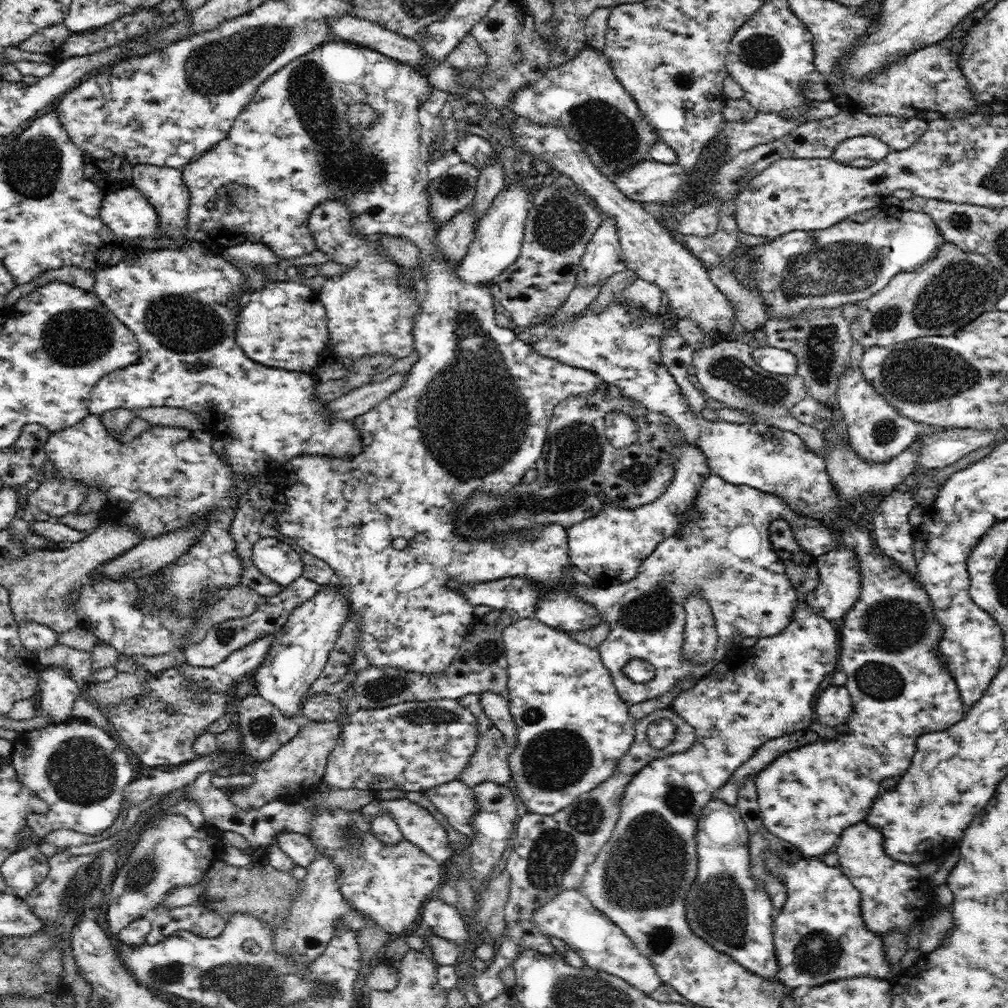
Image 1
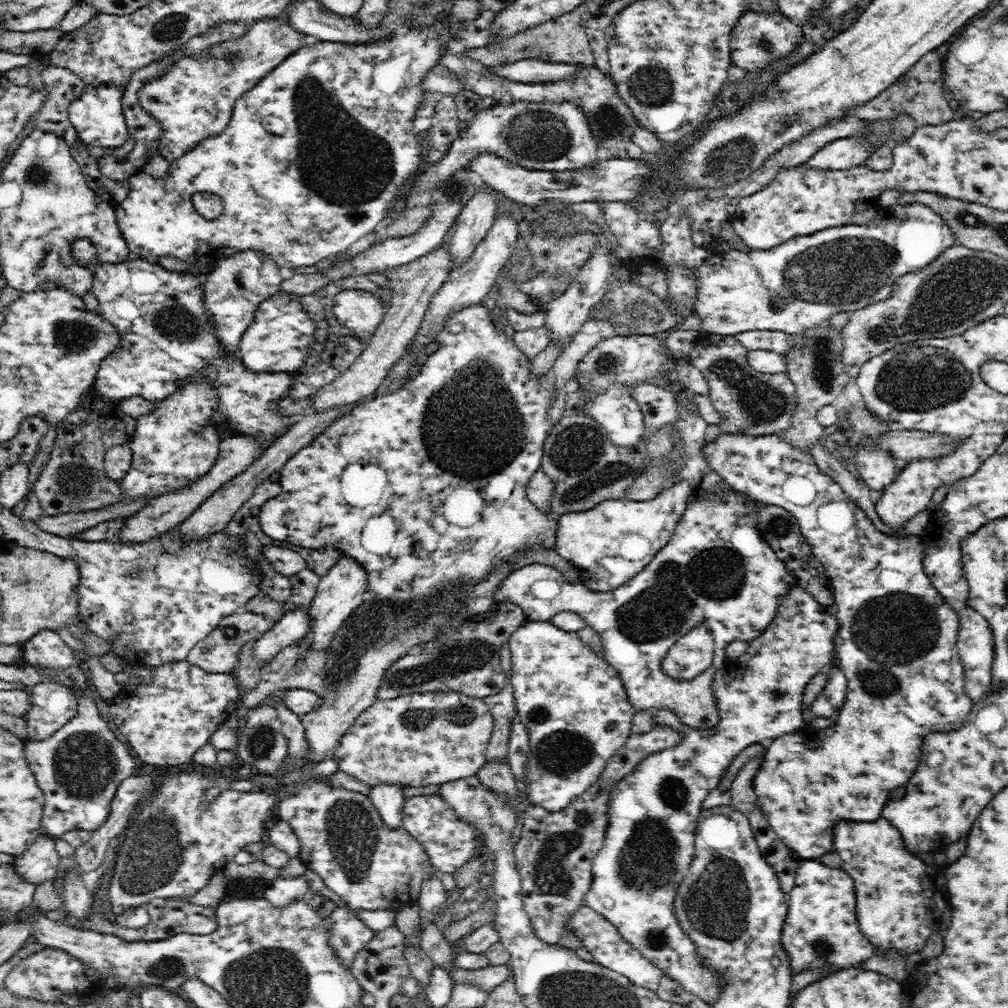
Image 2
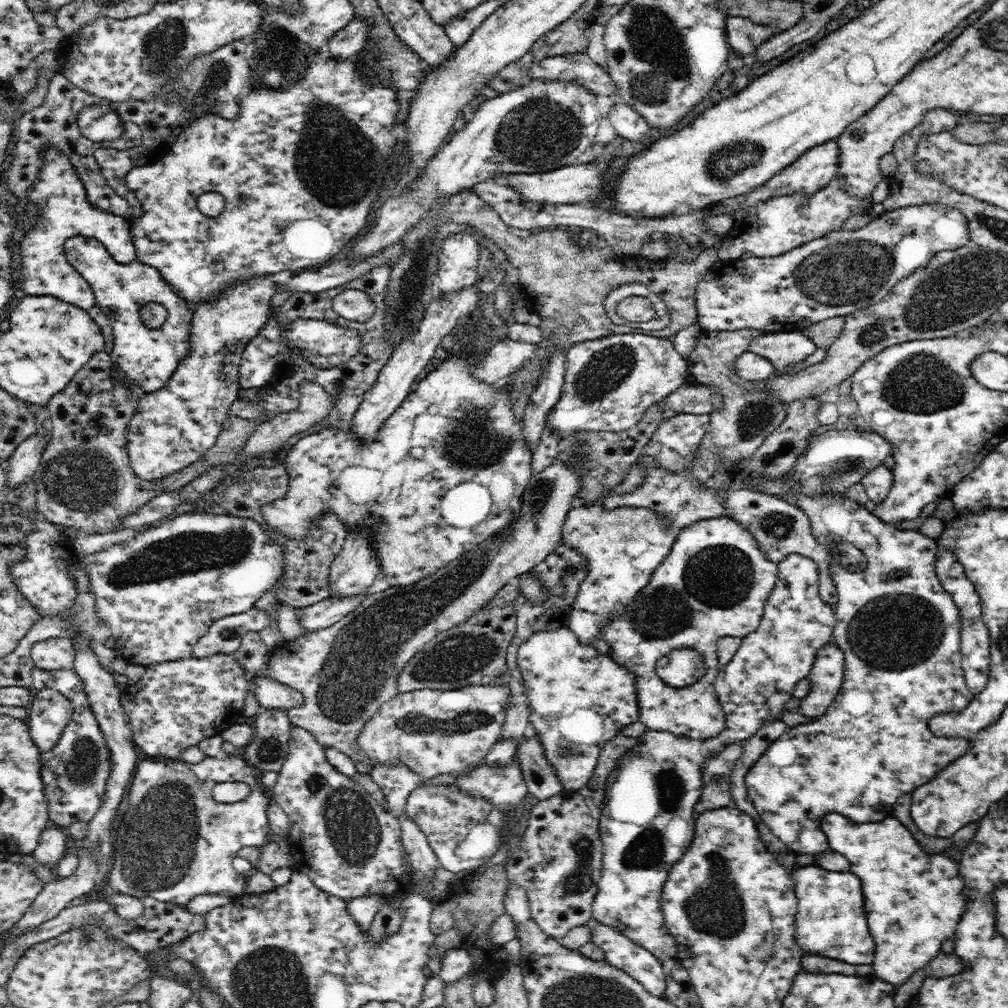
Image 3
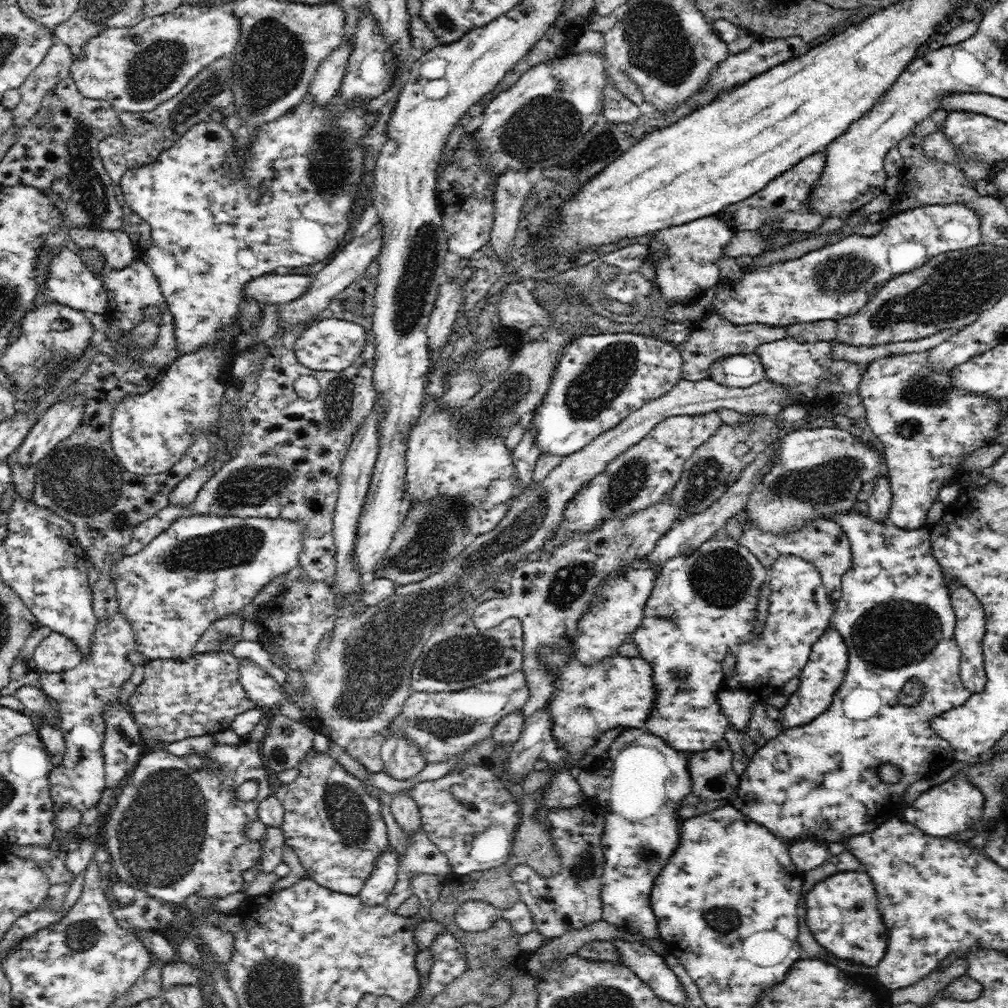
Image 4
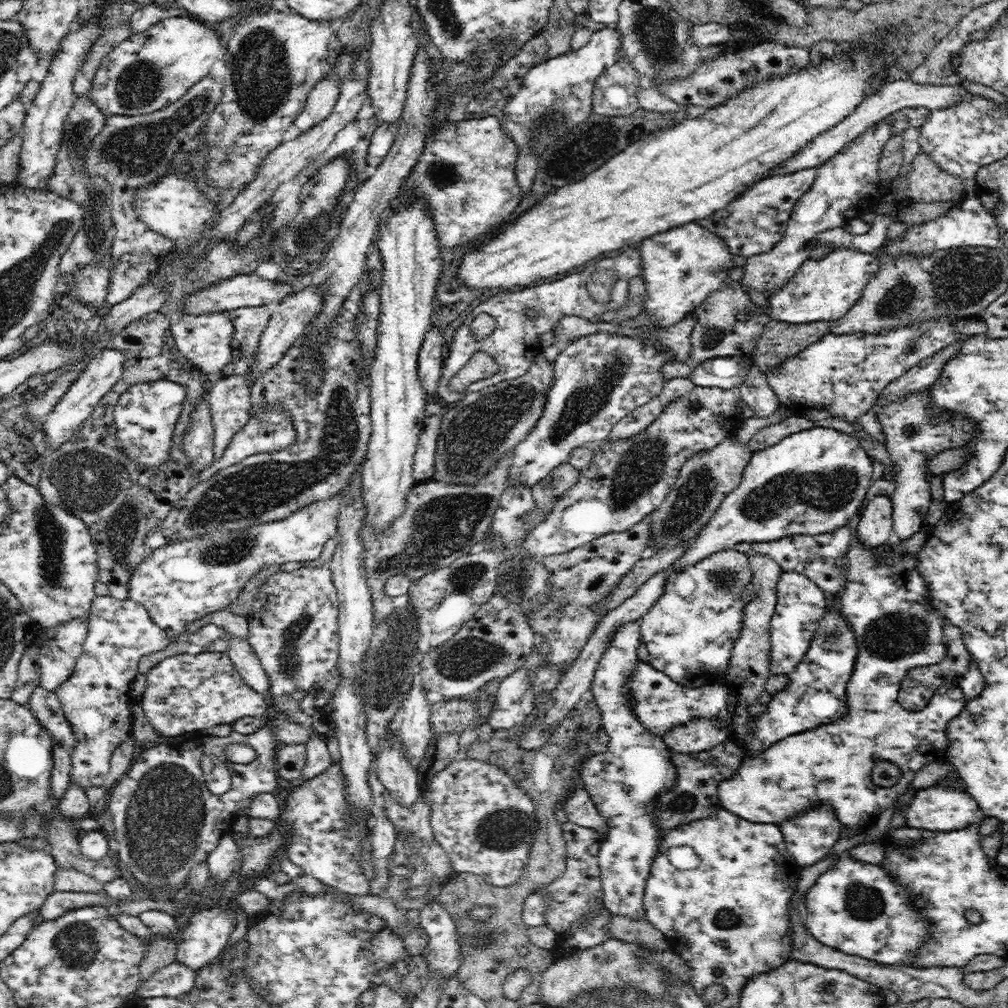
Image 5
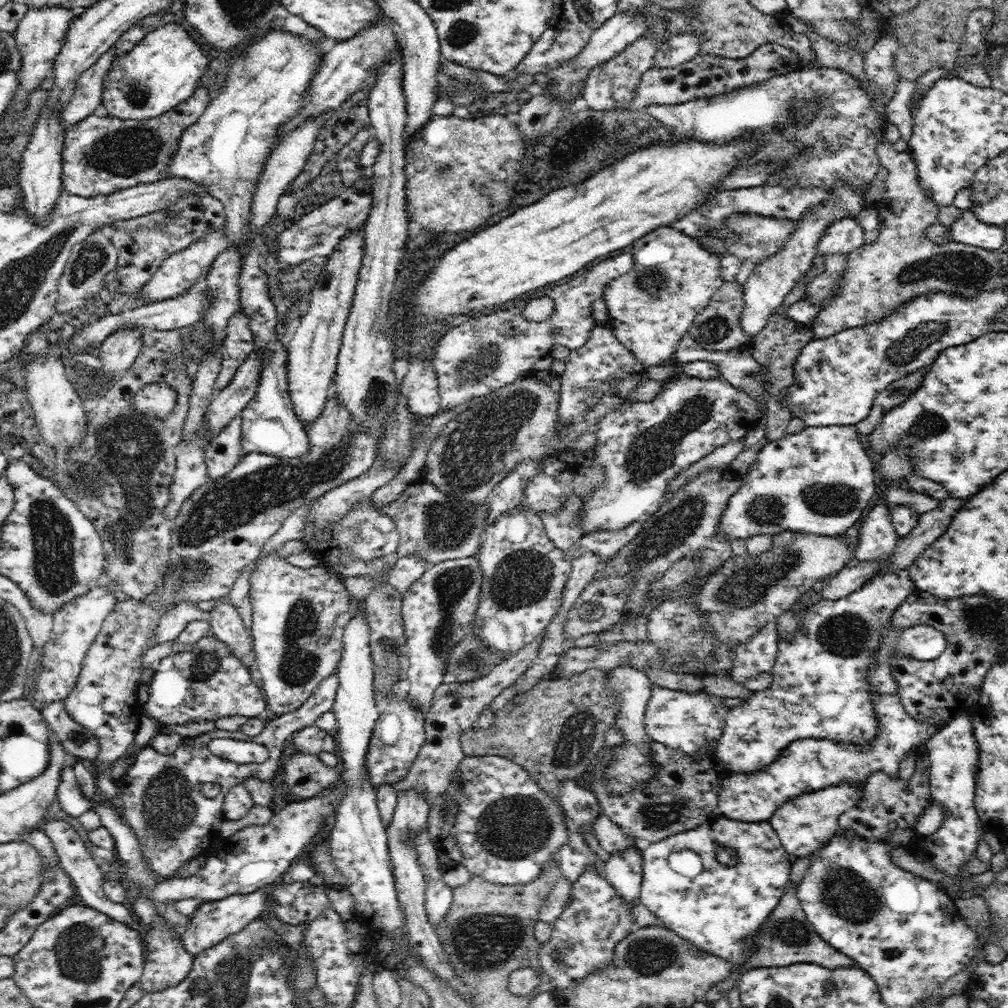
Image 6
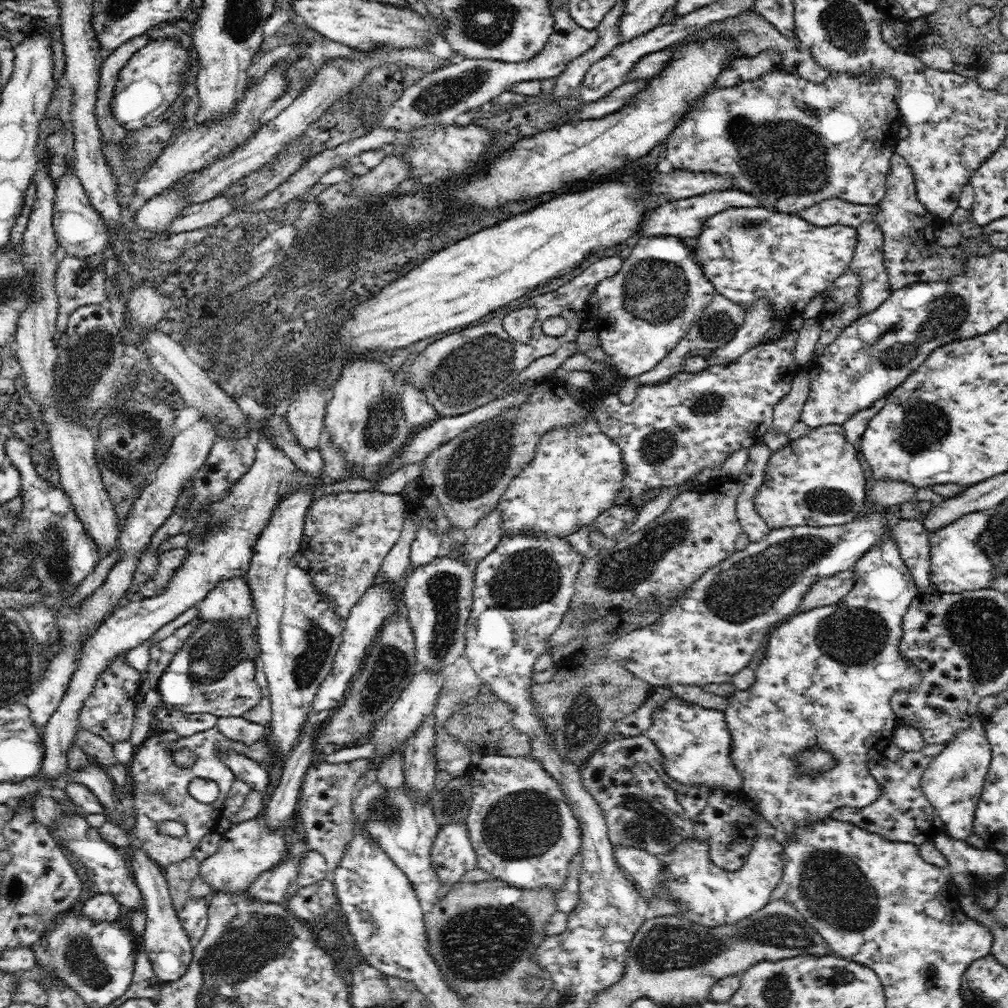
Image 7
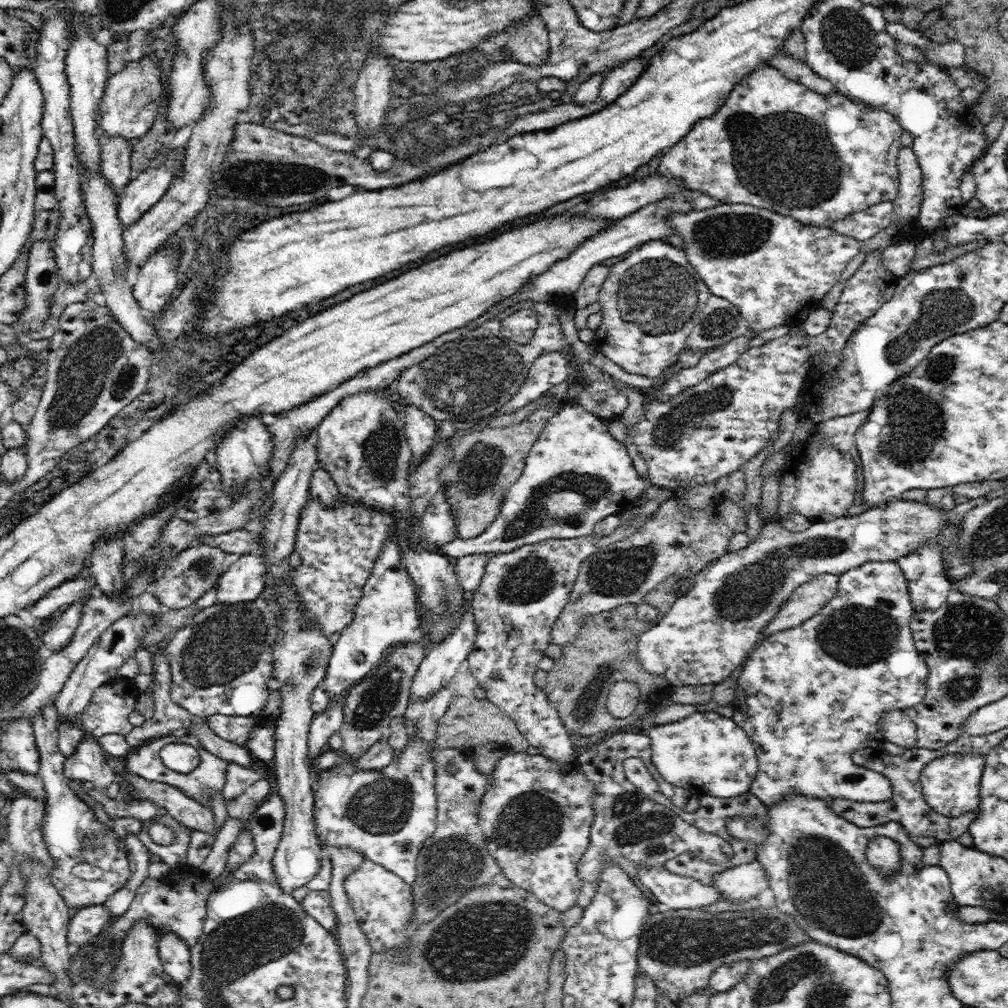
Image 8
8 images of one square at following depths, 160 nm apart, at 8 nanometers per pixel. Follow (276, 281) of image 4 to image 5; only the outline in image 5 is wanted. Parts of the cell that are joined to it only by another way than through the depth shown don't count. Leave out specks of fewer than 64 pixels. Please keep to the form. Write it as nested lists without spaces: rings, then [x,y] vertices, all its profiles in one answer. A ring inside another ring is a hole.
[[[254,272],[248,274],[240,274],[234,276],[230,280],[224,280],[218,283],[218,286],[206,288],[202,292],[196,292],[192,296],[188,296],[188,300],[182,304],[182,311],[190,314],[208,314],[208,312],[234,311],[244,306],[261,306],[270,302],[283,300],[292,292],[291,286],[287,283],[269,282],[264,280],[262,276],[258,276]]]

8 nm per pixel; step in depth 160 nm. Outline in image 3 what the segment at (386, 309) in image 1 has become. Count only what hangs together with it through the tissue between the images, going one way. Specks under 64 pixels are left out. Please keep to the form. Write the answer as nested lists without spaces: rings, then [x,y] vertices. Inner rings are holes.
[[[349,289],[333,299],[334,310],[350,322],[366,323],[374,316],[376,304],[366,292]]]

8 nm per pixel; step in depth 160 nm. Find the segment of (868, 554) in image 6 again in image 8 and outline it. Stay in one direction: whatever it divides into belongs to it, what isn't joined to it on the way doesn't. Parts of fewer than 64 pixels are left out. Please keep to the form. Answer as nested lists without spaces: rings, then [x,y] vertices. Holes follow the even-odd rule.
[[[896,560],[864,562],[864,564],[860,564],[860,566],[851,568],[839,575],[837,593],[826,606],[822,607],[818,614],[794,628],[780,630],[780,632],[774,632],[765,639],[762,638],[743,663],[741,674],[737,678],[735,699],[730,704],[734,712],[732,720],[746,732],[748,739],[755,746],[759,766],[758,775],[752,782],[751,791],[767,808],[772,808],[774,804],[780,802],[780,799],[792,793],[804,797],[824,799],[829,804],[831,800],[836,799],[852,800],[856,803],[890,800],[889,798],[892,796],[893,791],[892,784],[880,772],[855,766],[852,754],[864,750],[864,748],[877,750],[885,744],[886,740],[881,731],[881,720],[885,712],[910,708],[924,700],[929,671],[926,662],[922,661],[914,644],[910,618],[912,618],[915,610],[911,605],[909,594],[906,577]]]

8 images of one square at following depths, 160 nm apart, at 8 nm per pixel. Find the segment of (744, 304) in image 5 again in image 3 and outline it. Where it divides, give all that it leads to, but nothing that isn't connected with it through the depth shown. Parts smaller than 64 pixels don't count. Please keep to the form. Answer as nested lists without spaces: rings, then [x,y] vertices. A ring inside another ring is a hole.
[[[702,329],[696,348],[687,357],[687,369],[691,380],[717,387],[717,393],[726,401],[721,411],[713,410],[709,414],[710,428],[699,444],[699,451],[693,463],[689,464],[692,478],[702,486],[706,482],[711,484],[716,472],[716,460],[728,460],[732,462],[734,470],[738,469],[742,461],[754,456],[754,452],[762,446],[765,438],[785,419],[787,406],[765,390],[768,378],[764,381],[749,382],[740,378],[735,371],[736,359],[749,348],[752,341],[763,334],[766,333],[755,329],[722,332]]]

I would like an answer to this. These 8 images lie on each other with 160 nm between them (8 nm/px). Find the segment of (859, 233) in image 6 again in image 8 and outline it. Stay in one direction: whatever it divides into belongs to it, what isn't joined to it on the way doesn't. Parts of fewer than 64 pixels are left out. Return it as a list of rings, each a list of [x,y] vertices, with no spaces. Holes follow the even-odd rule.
[[[720,203],[712,208],[707,208],[703,211],[692,212],[677,212],[667,218],[668,224],[673,228],[673,232],[684,240],[684,249],[688,263],[696,269],[698,275],[704,280],[709,292],[713,296],[718,296],[724,300],[728,300],[732,305],[736,306],[743,318],[748,322],[749,330],[760,335],[762,332],[768,331],[770,328],[775,328],[781,325],[793,327],[802,327],[807,320],[807,316],[820,308],[822,299],[833,286],[839,282],[846,265],[858,254],[861,241],[840,234],[832,227],[812,226],[811,224],[802,224],[802,221],[792,218],[792,216],[782,216],[778,212],[772,212],[765,208],[756,208],[751,204],[726,204]]]

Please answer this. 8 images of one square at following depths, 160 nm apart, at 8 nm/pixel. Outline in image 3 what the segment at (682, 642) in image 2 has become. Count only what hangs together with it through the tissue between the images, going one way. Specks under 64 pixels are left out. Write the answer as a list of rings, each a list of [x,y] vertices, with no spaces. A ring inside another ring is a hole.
[[[674,648],[658,660],[655,671],[670,686],[684,687],[702,680],[706,663],[704,657],[693,648]]]

